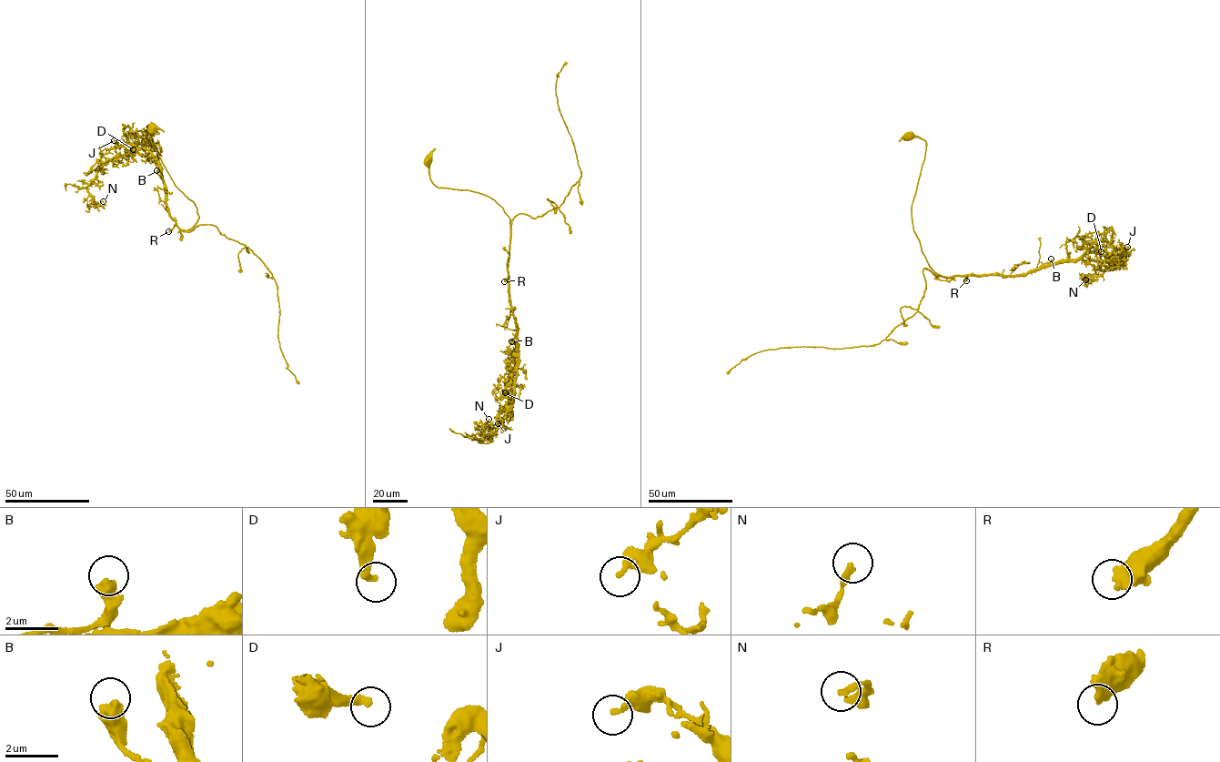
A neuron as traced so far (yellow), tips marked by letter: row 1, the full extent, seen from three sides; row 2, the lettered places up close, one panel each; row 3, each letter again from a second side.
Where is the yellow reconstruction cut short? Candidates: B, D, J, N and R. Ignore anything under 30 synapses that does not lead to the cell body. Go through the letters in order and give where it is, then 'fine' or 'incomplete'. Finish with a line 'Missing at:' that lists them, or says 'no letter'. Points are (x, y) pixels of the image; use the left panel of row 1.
B: at (156, 170); fine
D: at (133, 149); fine
J: at (114, 140); fine
N: at (103, 201); fine
R: at (168, 231); incomplete
Missing at: R

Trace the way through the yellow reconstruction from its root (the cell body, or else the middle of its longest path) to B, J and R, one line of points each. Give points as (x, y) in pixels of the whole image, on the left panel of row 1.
B: (154, 127), (148, 125), (154, 147), (196, 208), (198, 218), (190, 228), (179, 228), (172, 218), (156, 170)
J: (154, 127), (154, 147), (196, 208), (186, 230), (166, 208), (150, 151), (114, 140)
R: (154, 127), (148, 125), (154, 147), (198, 216), (190, 228), (176, 224), (168, 231)

